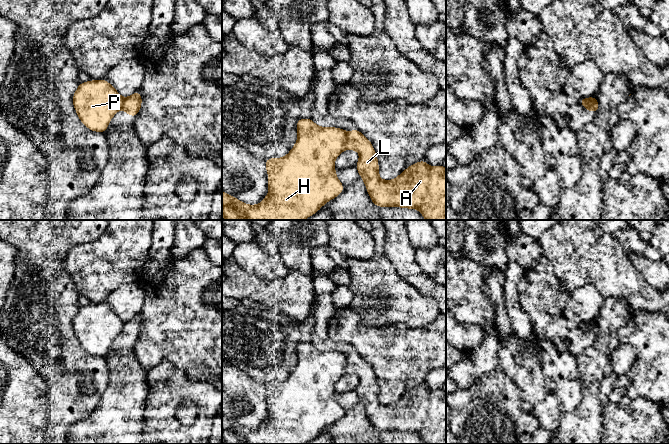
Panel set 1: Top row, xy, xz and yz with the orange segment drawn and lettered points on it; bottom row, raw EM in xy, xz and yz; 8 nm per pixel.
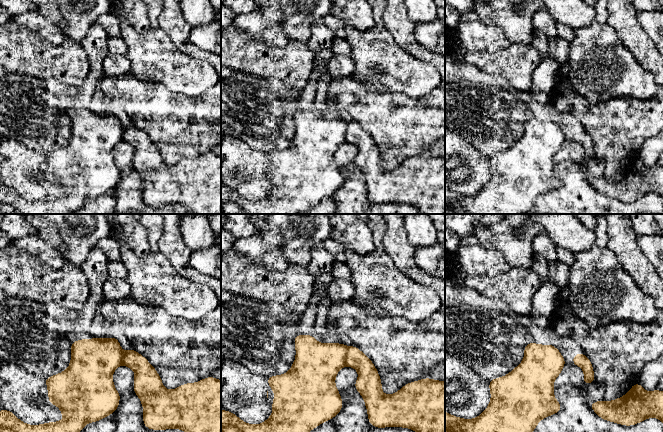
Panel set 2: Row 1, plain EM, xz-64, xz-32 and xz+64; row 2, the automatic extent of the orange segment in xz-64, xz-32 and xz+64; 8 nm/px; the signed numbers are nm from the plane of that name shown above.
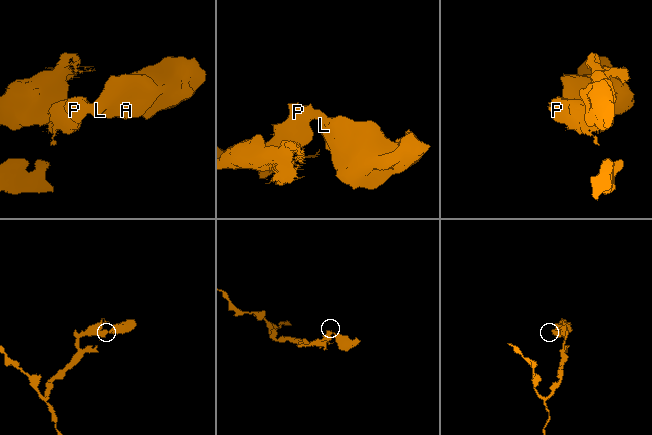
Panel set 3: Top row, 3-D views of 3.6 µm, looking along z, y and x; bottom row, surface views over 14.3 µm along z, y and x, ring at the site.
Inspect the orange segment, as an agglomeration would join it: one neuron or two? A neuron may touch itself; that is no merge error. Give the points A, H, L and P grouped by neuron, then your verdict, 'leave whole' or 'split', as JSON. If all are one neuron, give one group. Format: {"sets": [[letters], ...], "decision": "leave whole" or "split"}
{"sets": [["A", "L"], ["H", "P"]], "decision": "split"}

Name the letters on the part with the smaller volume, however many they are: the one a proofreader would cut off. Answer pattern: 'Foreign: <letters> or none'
Foreign: A, L

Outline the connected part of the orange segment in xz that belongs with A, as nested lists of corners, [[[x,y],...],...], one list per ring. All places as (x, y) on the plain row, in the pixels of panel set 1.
[[[361,355],[347,357],[345,371],[360,378],[355,392],[366,409],[370,423],[376,431],[399,431],[418,433],[426,444],[446,444],[446,392],[442,389],[430,391],[426,384],[421,384],[407,391],[393,404],[381,404],[379,387],[375,373]]]

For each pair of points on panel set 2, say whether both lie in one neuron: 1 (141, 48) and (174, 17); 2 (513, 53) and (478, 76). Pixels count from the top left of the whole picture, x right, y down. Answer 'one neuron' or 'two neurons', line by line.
1: two neurons
2: two neurons

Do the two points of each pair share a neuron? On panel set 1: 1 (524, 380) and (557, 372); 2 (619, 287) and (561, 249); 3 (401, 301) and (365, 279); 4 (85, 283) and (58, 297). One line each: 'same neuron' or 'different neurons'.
1: different neurons
2: same neuron
3: same neuron
4: different neurons

